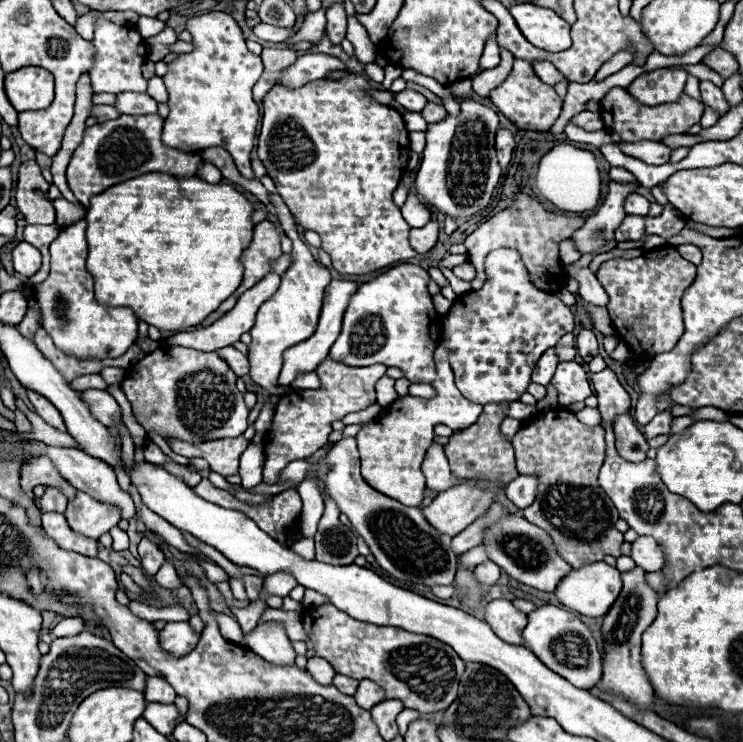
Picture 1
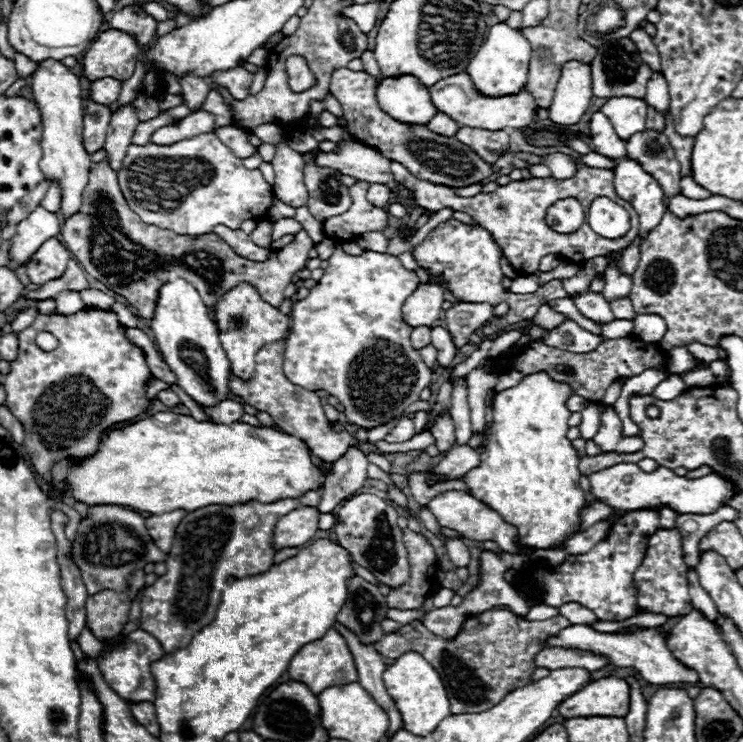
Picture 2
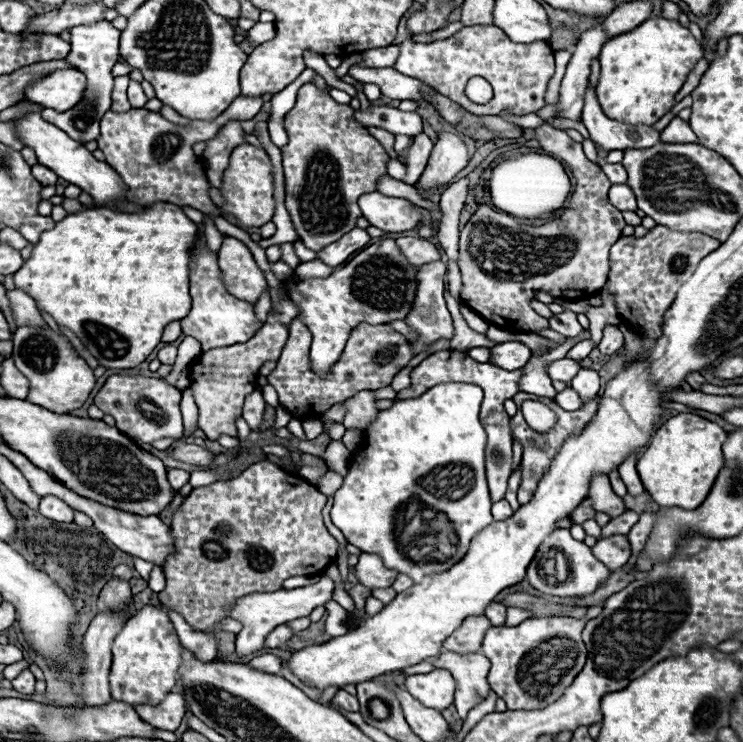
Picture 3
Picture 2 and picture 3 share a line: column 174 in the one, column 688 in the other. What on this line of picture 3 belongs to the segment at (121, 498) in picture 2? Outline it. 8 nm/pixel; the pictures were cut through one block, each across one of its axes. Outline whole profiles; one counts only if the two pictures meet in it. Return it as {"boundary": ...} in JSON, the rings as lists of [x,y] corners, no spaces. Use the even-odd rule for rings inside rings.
{"boundary":[[[678,414],[661,425],[636,464],[640,480],[652,500],[662,508],[698,508],[724,466],[722,446],[726,438],[726,432],[718,424],[696,414]]]}

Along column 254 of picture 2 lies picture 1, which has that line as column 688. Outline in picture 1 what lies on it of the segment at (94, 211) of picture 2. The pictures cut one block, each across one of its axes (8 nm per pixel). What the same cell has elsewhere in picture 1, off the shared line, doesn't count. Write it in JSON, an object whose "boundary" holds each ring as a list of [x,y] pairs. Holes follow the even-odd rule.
{"boundary":[[[660,246],[634,260],[610,260],[600,266],[596,278],[610,296],[608,314],[616,336],[622,338],[636,356],[654,356],[672,350],[684,332],[682,296],[696,278],[696,266],[684,260],[674,246]]]}

